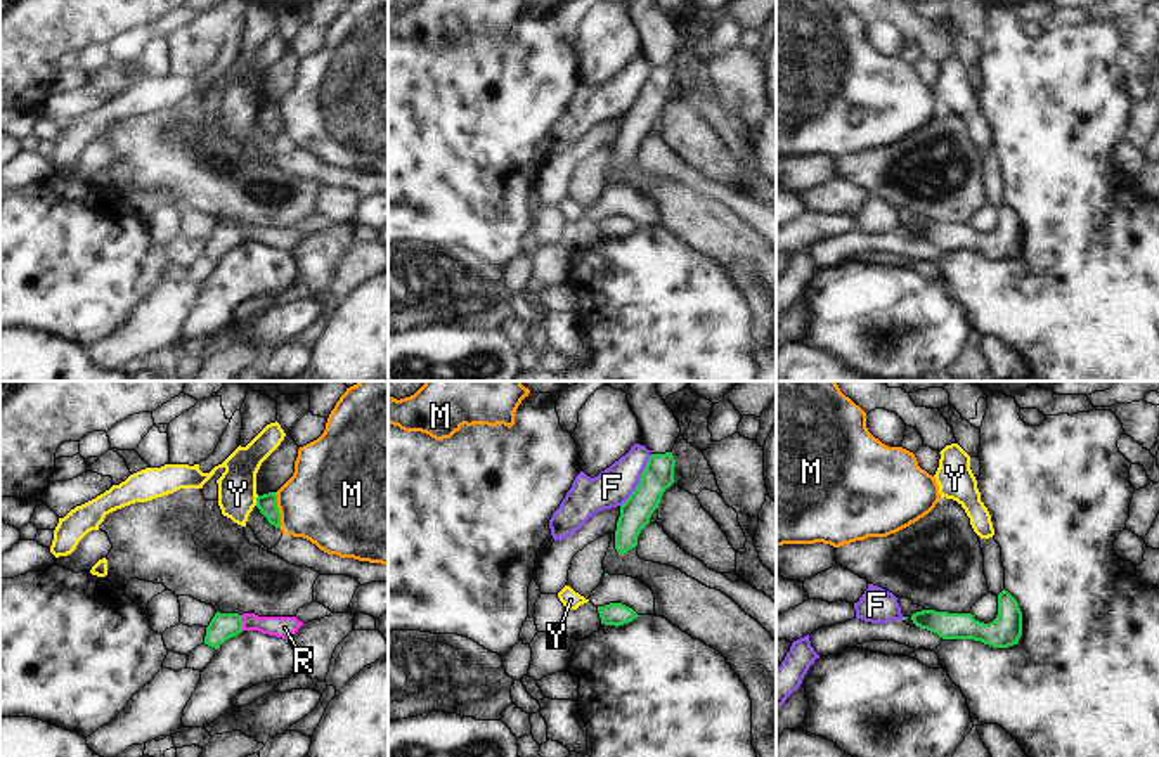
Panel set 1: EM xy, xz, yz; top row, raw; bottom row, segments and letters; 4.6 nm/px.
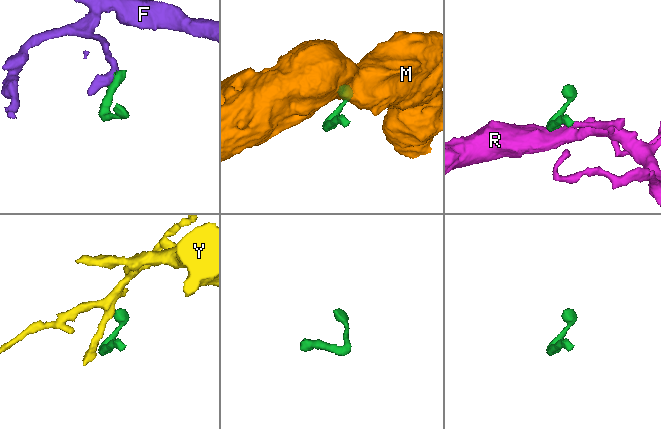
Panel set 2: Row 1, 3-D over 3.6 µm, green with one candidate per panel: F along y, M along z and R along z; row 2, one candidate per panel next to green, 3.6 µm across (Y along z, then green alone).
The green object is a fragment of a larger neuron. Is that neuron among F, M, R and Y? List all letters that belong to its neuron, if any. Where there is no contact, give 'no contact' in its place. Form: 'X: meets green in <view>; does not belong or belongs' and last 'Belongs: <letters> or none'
F: meets green in xz; does not belong
M: meets green in xy; does not belong
R: meets green in xy; belongs
Y: meets green in xy; does not belong
Belongs: R

